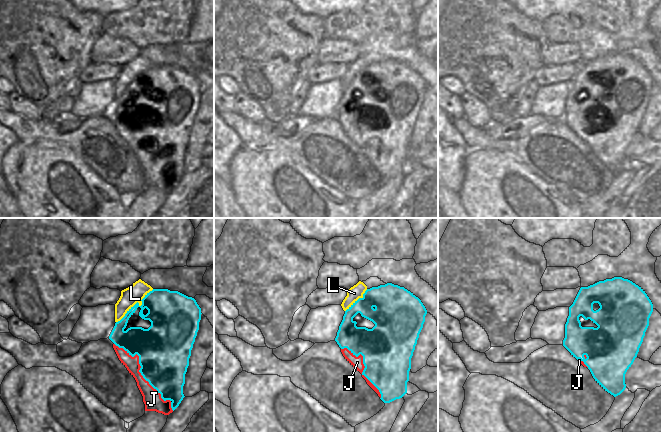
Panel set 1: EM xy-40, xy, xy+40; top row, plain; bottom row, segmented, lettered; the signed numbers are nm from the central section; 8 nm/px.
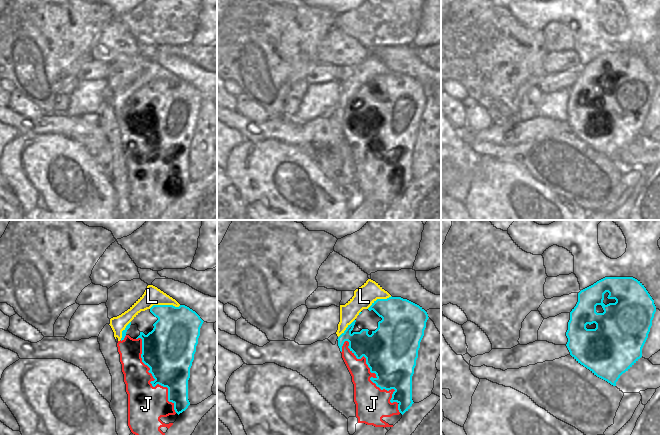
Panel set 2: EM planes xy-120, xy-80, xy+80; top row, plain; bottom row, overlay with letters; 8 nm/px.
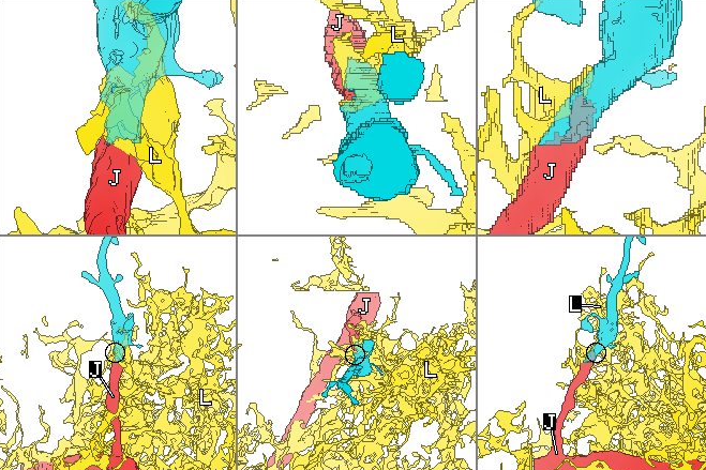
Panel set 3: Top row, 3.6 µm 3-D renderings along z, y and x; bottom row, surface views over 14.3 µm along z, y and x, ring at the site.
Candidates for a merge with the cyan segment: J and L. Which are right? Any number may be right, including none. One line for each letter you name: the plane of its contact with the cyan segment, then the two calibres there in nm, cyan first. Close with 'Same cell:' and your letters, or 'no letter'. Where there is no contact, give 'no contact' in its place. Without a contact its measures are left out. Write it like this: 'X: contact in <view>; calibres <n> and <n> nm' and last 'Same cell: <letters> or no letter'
J: contact in xy-40; calibres 400 and 150 nm
Same cell: J

